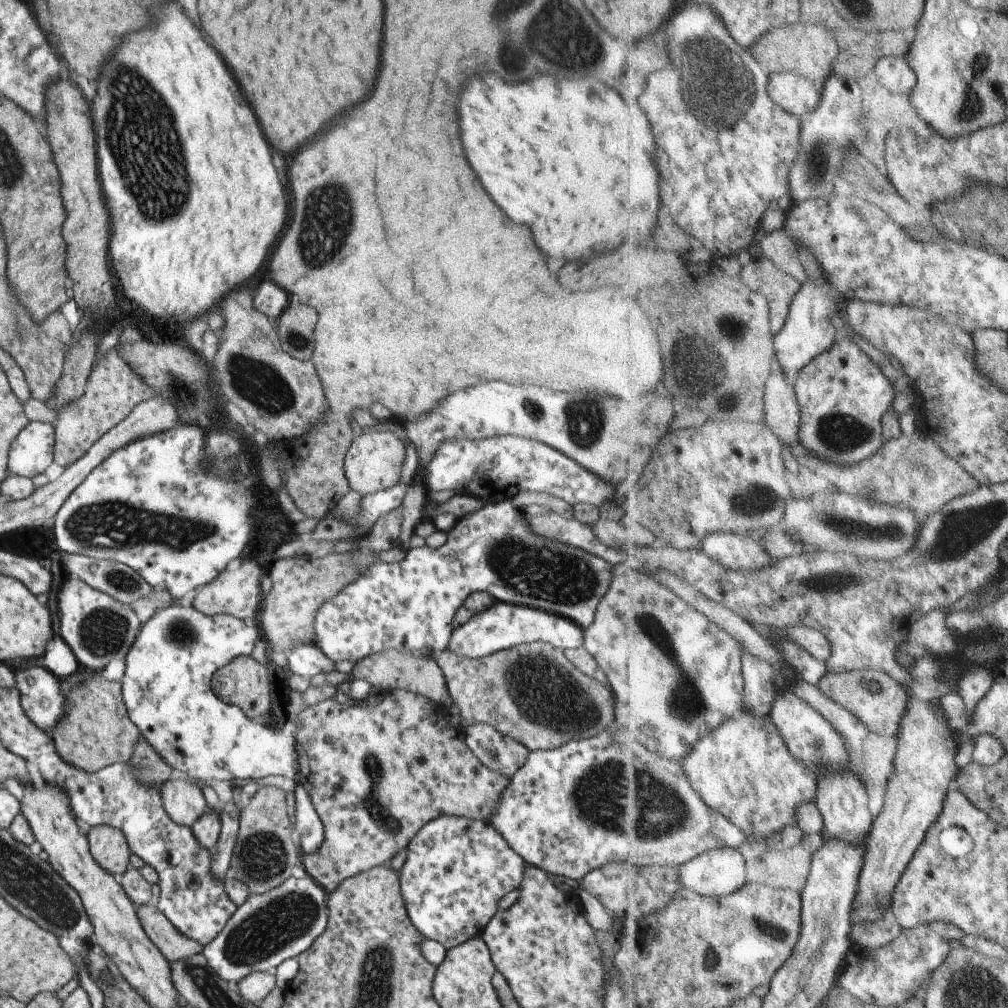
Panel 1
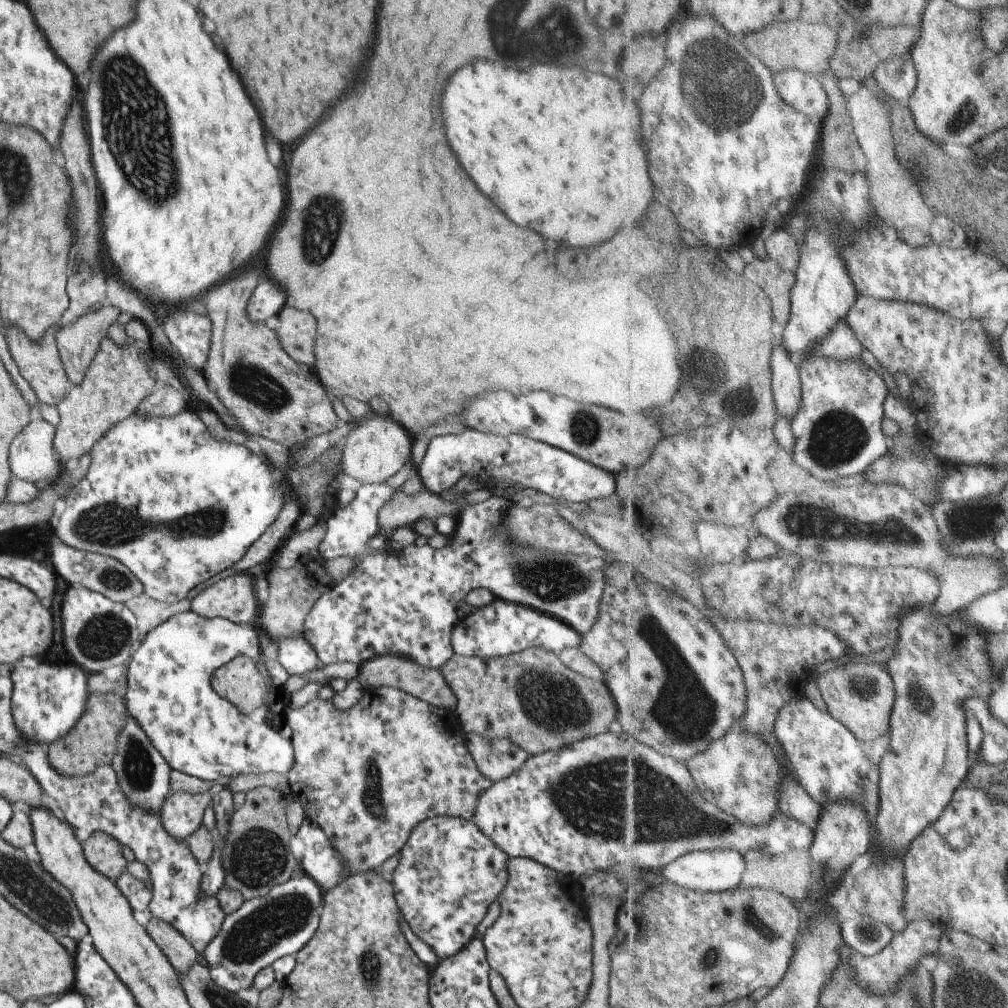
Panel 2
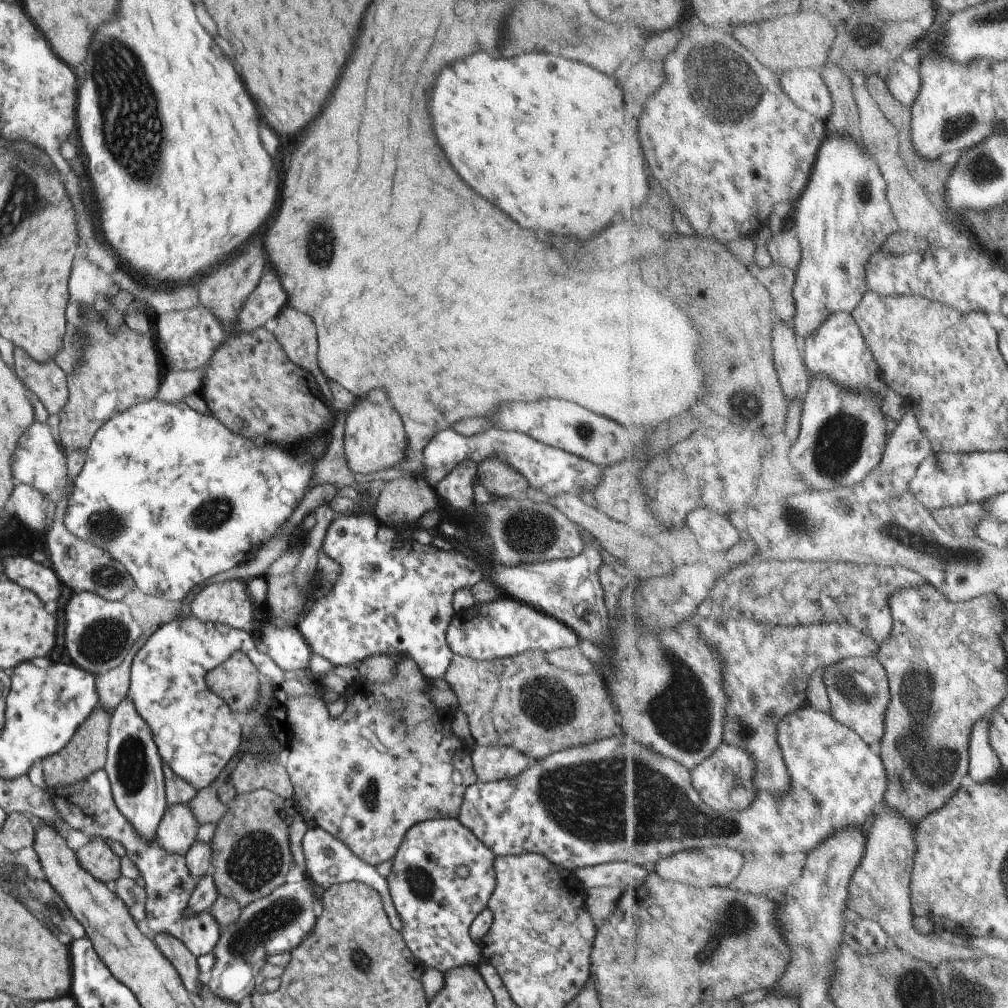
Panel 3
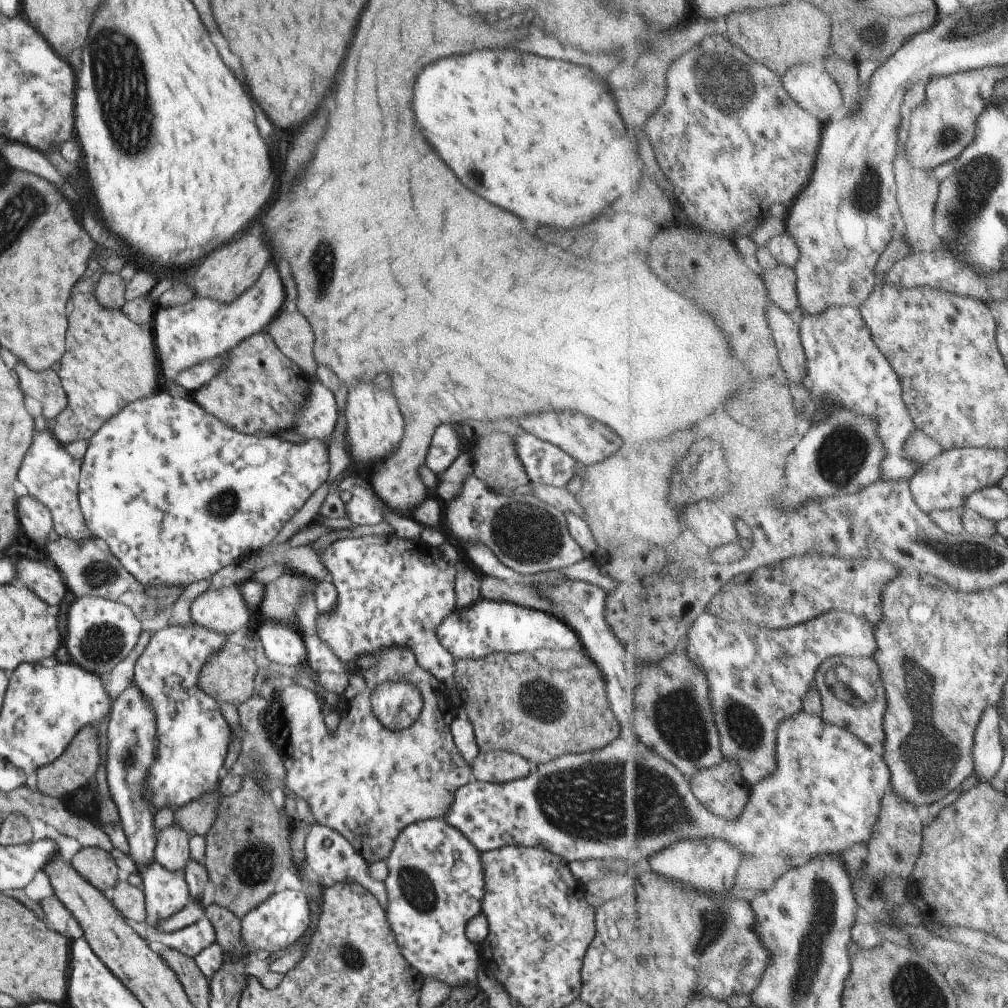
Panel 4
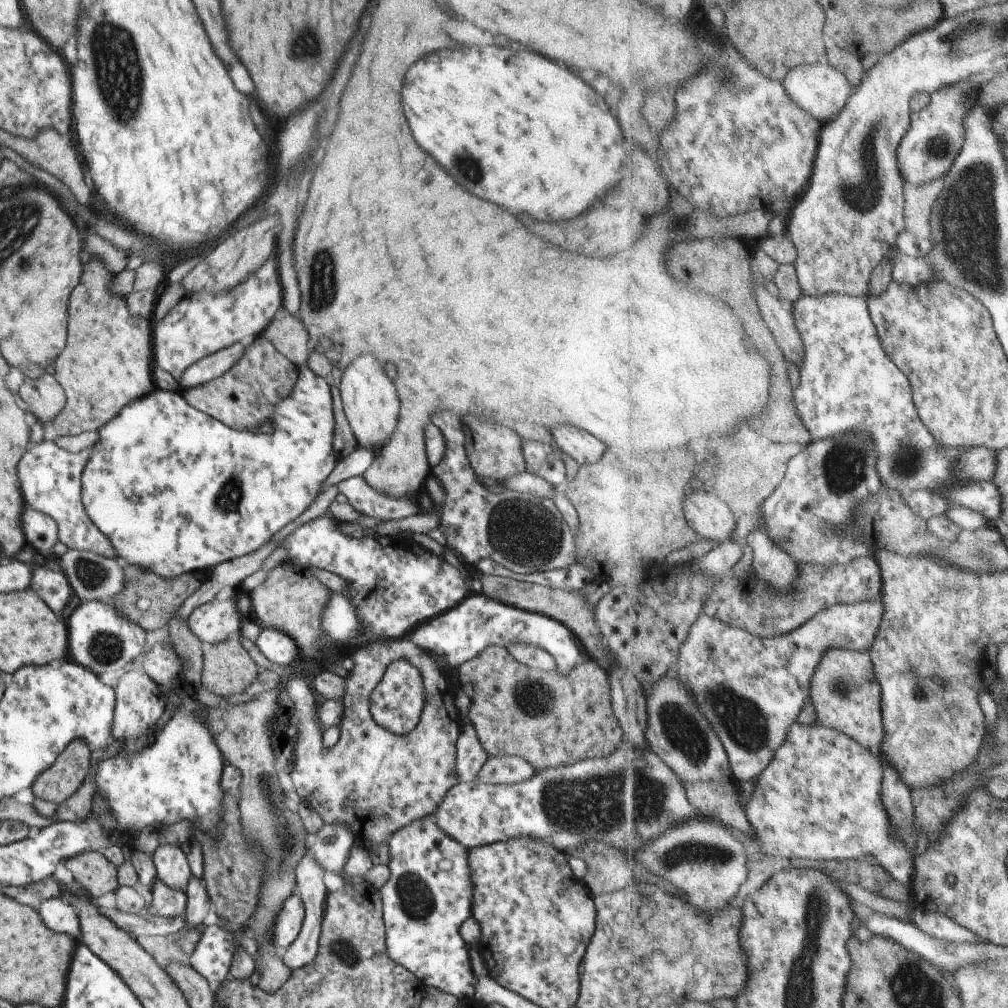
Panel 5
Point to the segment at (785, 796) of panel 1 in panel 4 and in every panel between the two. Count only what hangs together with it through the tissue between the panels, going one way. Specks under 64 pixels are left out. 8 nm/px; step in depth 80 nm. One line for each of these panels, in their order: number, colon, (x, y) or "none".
2: (741, 774)
3: (727, 780)
4: (722, 789)

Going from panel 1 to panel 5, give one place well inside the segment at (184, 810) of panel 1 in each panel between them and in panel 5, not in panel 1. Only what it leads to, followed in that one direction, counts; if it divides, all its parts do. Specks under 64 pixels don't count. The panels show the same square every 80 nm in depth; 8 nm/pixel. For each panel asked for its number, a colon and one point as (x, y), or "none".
2: (181, 812)
3: (176, 830)
4: (171, 850)
5: (170, 864)

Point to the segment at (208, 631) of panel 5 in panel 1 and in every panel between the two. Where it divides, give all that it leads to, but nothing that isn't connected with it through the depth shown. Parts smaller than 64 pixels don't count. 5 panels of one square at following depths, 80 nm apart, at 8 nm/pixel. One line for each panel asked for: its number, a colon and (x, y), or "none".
1: (236, 592)
2: (233, 597)
3: (227, 602)
4: (222, 610)

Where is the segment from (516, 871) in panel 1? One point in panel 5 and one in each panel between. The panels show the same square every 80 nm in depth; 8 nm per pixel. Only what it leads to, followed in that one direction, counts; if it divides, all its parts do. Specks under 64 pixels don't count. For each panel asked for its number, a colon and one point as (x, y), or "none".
2: (448, 873)
3: (441, 877)
4: (433, 887)
5: (427, 896)

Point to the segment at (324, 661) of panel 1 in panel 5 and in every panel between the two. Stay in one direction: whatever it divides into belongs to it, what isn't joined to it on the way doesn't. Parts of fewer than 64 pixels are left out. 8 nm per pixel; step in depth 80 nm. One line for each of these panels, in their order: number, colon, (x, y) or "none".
2: (295, 655)
3: (287, 648)
4: (281, 644)
5: (276, 647)

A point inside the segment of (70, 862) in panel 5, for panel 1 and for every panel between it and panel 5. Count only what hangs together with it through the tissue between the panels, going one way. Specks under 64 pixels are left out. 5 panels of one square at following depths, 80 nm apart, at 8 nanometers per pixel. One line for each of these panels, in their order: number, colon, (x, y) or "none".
1: (107, 845)
2: (102, 852)
3: (97, 858)
4: (96, 866)

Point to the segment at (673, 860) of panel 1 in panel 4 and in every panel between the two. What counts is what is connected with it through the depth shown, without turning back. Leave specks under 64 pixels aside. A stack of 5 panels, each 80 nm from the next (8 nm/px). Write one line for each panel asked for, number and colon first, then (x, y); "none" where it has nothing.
2: (605, 801)
3: (612, 800)
4: (623, 803)

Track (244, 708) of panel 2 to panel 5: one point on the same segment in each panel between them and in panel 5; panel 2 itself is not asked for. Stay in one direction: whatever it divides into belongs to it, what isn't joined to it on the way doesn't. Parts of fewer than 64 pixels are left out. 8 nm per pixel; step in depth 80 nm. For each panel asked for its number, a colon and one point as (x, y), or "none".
3: (234, 680)
4: (227, 676)
5: (227, 669)

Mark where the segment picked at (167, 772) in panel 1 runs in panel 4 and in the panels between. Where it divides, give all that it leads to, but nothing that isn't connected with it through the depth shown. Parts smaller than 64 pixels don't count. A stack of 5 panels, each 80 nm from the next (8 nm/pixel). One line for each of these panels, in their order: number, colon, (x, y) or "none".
2: (143, 776)
3: (134, 769)
4: (131, 742)

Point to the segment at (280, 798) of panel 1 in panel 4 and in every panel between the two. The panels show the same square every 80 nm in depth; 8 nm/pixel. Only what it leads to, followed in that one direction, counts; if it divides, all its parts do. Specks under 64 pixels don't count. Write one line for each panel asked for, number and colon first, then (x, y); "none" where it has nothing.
2: (256, 856)
3: (250, 851)
4: (244, 857)

